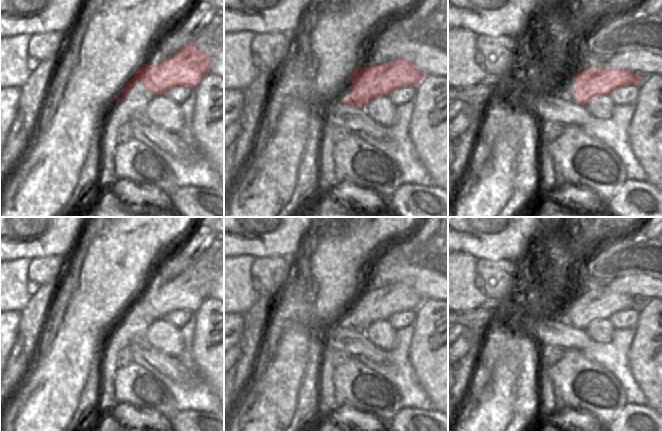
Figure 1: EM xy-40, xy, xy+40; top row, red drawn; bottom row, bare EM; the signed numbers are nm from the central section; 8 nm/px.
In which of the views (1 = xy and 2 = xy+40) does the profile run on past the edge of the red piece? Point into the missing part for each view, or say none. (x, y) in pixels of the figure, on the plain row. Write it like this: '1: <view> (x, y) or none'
1: xy (342, 316)
2: xy+40 (563, 313)

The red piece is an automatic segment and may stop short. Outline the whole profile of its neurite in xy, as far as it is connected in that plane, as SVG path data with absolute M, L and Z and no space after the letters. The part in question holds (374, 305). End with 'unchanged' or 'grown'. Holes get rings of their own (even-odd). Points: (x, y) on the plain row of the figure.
M405 283L369 291L359 290L332 321L341 327L365 332L375 321L388 319L401 311L416 311L423 300L423 297Z; grown

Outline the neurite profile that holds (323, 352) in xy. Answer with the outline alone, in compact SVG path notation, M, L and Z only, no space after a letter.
M322 347L319 350L319 369L324 368L324 364L326 362L326 358L328 356L328 348L327 347Z

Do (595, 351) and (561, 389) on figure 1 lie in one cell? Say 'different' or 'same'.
different

